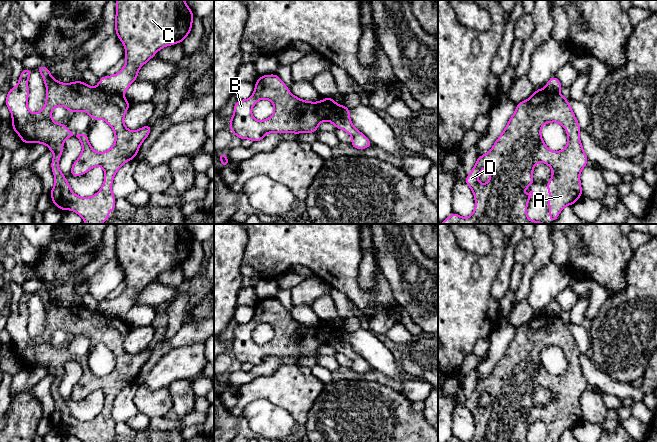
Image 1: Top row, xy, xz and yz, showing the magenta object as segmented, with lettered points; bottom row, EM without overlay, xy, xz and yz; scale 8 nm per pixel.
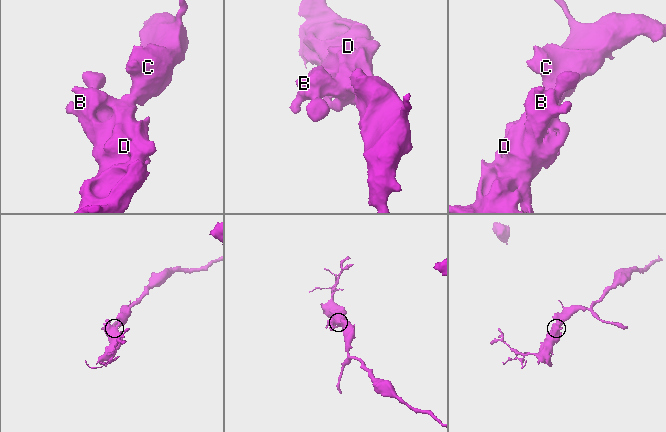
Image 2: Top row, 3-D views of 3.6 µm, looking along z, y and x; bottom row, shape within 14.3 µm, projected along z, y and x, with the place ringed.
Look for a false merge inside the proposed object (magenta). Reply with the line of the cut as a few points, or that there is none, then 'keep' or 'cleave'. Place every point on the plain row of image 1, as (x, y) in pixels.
xy (97, 310), (122, 320) | cleave

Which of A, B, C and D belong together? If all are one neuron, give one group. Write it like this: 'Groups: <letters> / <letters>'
Groups: A B D / C

